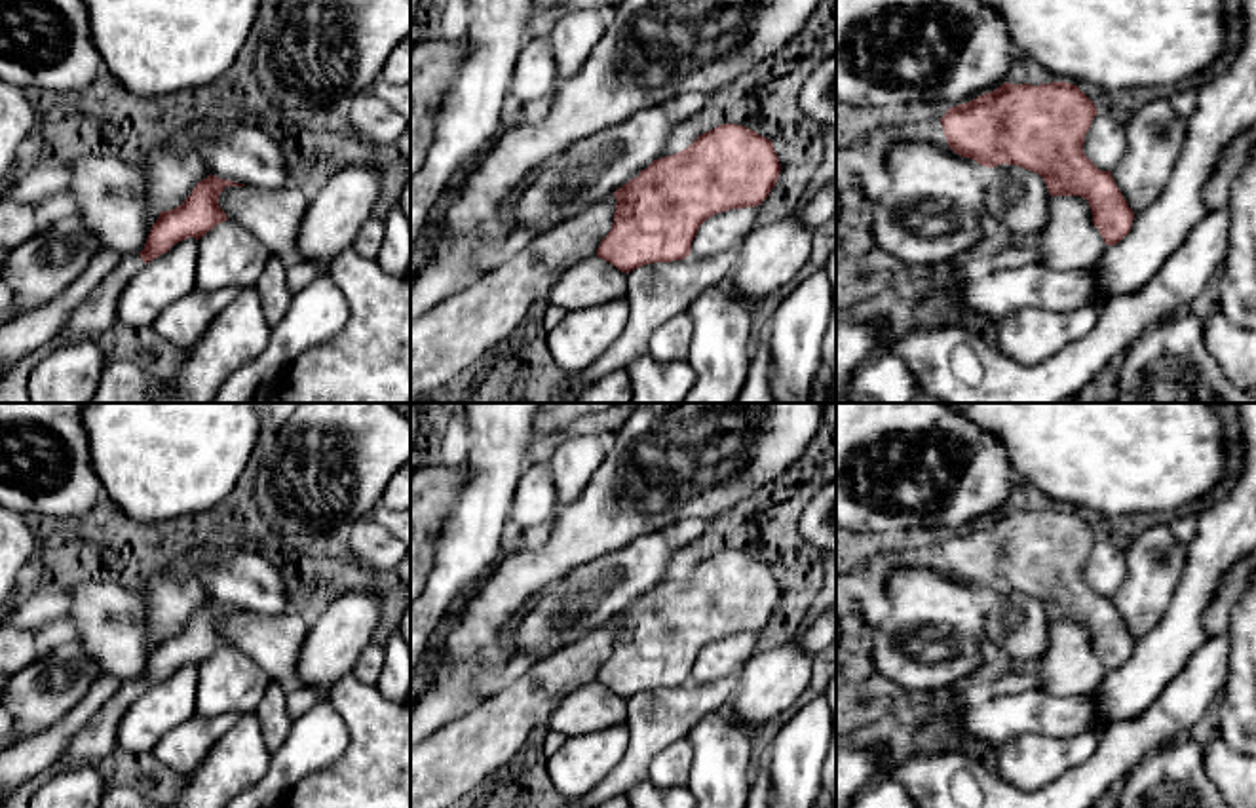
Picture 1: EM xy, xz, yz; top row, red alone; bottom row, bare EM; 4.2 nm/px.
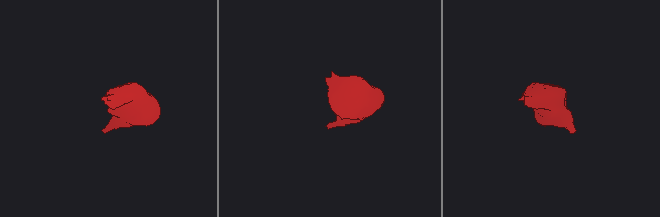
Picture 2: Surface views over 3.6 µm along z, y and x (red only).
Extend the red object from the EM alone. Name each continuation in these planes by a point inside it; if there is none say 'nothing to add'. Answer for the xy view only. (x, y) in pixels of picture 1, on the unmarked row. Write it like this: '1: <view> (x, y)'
1: xy (97, 738)

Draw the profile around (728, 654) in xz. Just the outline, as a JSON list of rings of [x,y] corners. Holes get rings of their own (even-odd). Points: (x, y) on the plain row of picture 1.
[[[756,633],[730,635],[707,644],[694,667],[690,683],[711,683],[718,681],[730,673],[743,671],[745,664],[752,660],[758,652]]]

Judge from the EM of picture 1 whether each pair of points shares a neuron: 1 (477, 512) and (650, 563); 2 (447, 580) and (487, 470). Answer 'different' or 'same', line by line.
1: different
2: same

